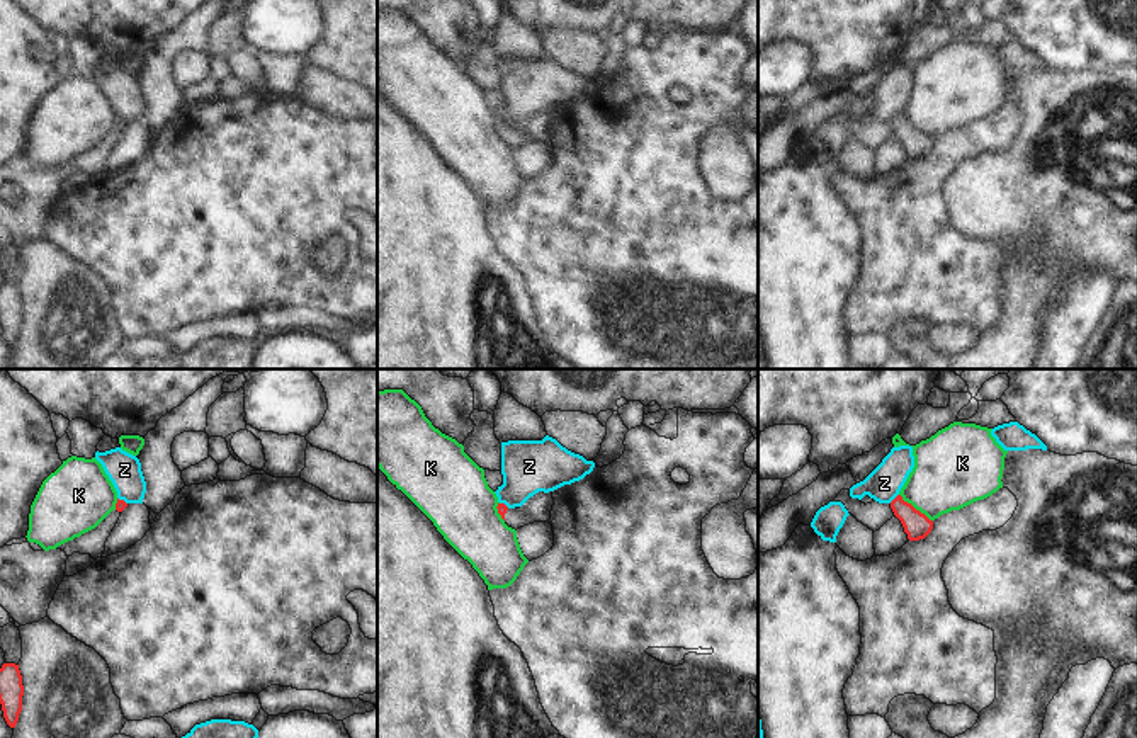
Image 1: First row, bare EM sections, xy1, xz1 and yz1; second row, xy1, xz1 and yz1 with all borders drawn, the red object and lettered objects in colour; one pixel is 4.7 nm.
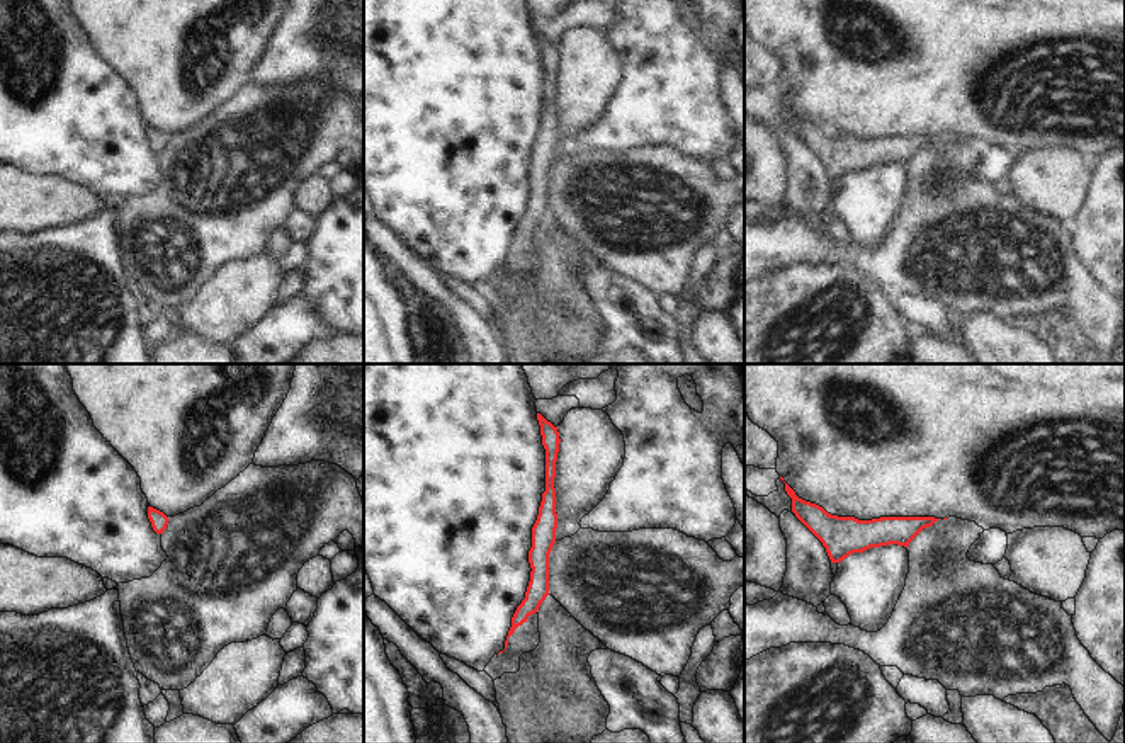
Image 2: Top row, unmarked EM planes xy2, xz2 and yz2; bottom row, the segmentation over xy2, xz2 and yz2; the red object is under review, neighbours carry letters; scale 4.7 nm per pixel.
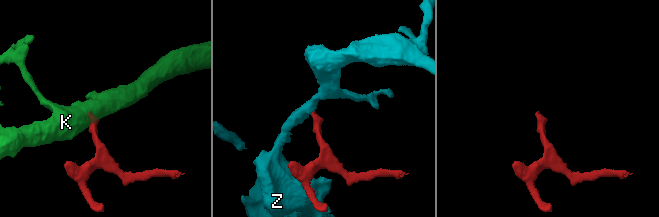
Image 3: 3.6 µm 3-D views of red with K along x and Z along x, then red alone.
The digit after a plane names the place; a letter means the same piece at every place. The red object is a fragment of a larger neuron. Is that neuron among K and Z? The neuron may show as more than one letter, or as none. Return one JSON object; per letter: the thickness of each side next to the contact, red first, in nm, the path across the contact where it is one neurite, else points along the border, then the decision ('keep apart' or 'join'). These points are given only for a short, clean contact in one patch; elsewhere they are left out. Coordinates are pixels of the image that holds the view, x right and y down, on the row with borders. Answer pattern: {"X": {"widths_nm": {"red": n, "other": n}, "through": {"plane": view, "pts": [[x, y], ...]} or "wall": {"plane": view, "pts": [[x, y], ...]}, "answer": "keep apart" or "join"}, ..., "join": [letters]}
{"K": {"widths_nm": {"red": 120, "other": 360}, "wall": {"plane": "yz1", "pts": [[899, 493], [932, 521]]}, "answer": "keep apart"}, "Z": {"widths_nm": {"red": 120, "other": 160}, "wall": {"plane": "yz1", "pts": [[898, 493], [889, 502]]}, "answer": "keep apart"}, "join": []}

